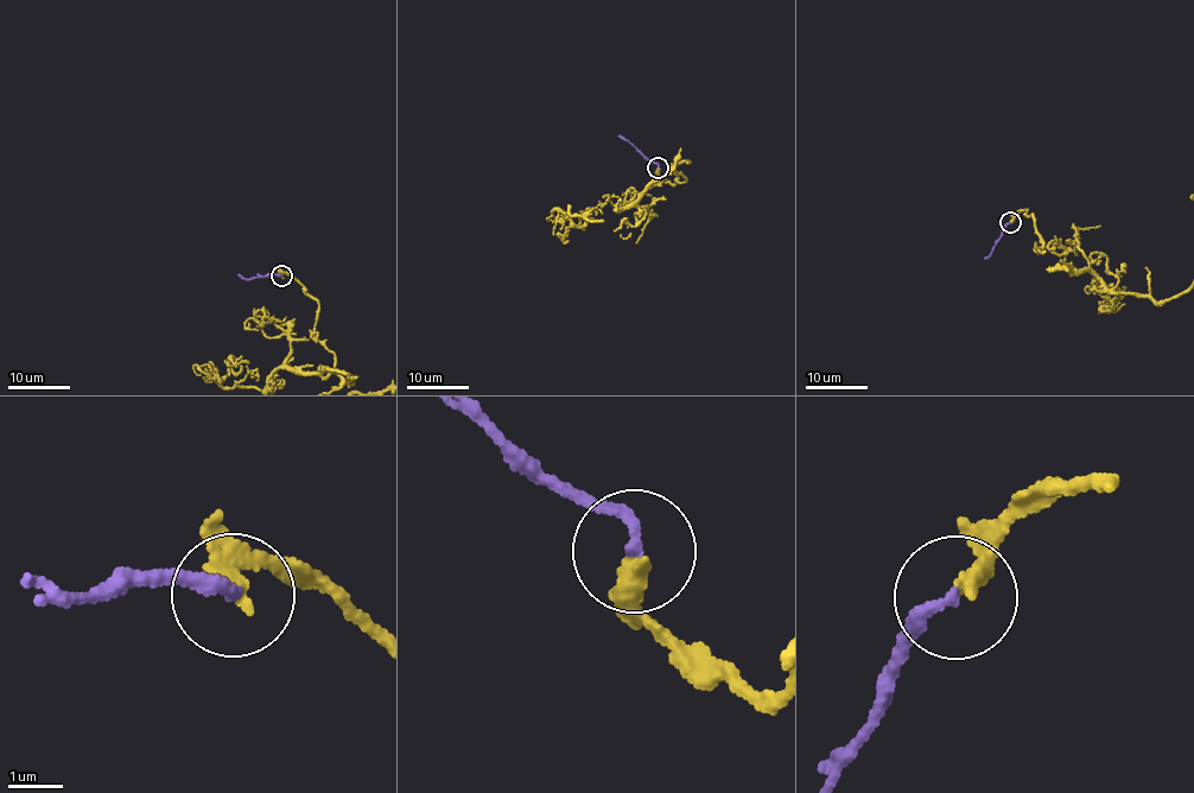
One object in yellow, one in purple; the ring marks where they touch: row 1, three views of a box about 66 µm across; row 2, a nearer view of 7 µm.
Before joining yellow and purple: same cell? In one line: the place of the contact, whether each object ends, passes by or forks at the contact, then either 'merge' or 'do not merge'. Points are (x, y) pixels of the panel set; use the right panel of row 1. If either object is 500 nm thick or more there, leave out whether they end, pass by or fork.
at (1010, 222); yellow ends there; purple ends there; merge

